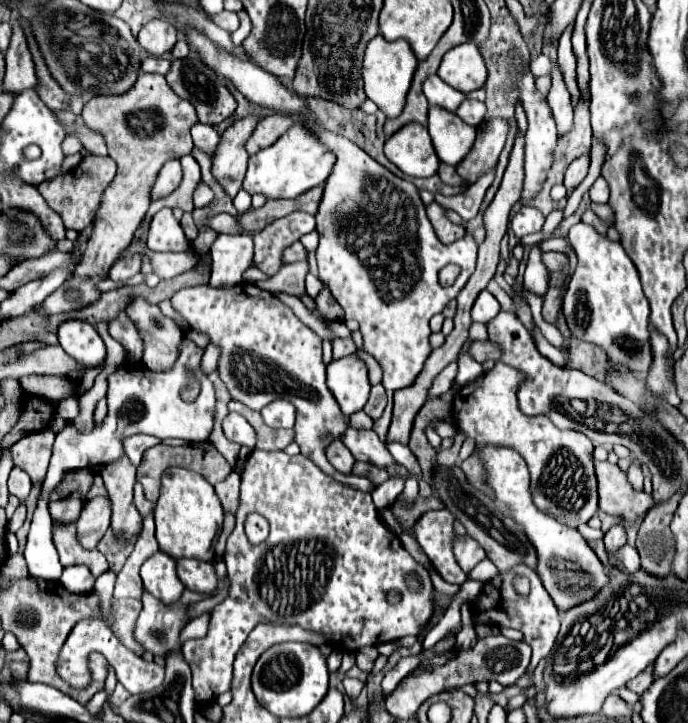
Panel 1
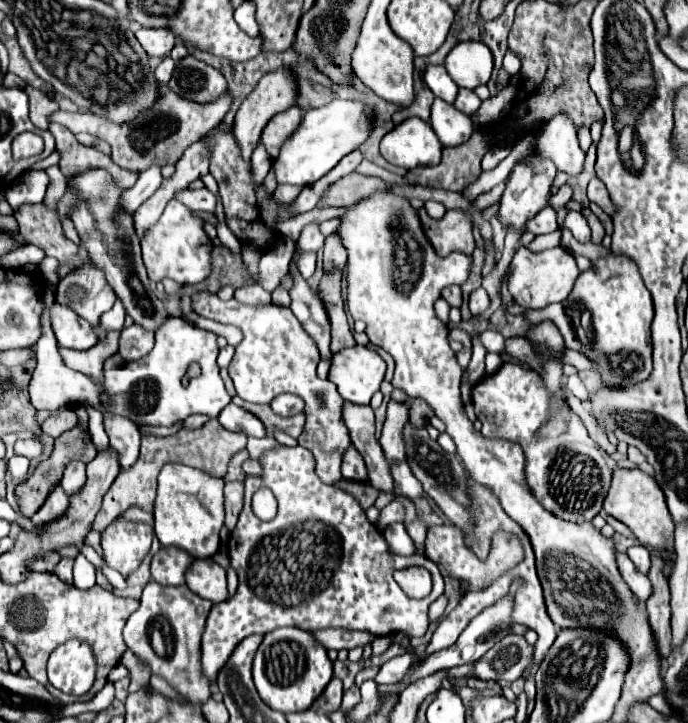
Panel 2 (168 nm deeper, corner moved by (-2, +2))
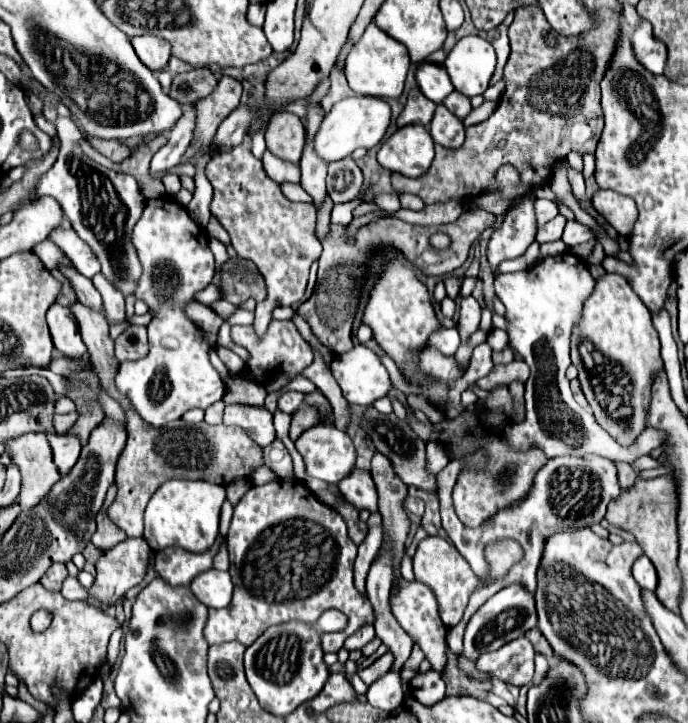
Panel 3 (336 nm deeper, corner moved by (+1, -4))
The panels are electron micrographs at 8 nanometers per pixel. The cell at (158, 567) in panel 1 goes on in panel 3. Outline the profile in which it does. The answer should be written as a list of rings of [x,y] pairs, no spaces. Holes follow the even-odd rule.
[[[219,535],[209,550],[203,554],[191,554],[183,548],[165,548],[155,554],[155,572],[159,578],[167,580],[171,586],[189,586],[191,580],[213,566],[213,558],[218,553],[224,539]]]

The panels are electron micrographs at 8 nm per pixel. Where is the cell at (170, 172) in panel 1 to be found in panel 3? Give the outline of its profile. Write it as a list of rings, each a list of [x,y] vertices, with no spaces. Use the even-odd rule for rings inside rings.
[[[165,174],[161,180],[163,180],[169,196],[175,196],[181,190],[181,182],[179,182],[179,176],[177,174]]]

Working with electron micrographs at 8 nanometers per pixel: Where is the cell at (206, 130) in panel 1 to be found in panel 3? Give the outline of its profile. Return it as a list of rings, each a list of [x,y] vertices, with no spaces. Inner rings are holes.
[[[243,144],[215,154],[205,168],[205,176],[215,190],[211,214],[229,232],[237,256],[255,262],[265,278],[267,298],[257,304],[253,322],[261,336],[271,322],[273,308],[293,306],[303,298],[309,266],[321,256],[321,242],[315,238],[315,206],[283,198],[279,184],[265,174],[261,160]]]

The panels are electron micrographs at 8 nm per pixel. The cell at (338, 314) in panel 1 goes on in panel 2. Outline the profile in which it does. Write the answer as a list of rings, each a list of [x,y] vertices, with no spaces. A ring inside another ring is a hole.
[[[336,232],[326,238],[326,244],[324,244],[324,270],[330,270],[334,266],[344,268],[344,264],[346,264],[346,250],[340,244],[342,242],[338,240]]]

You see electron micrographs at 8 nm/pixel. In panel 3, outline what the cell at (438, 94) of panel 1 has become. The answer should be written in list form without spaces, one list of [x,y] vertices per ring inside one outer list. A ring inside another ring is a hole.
[[[423,62],[419,66],[415,78],[417,78],[417,84],[419,84],[421,92],[435,104],[441,104],[455,90],[443,64]]]

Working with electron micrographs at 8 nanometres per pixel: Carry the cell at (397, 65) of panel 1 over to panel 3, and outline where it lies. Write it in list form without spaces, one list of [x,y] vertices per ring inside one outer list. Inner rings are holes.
[[[371,20],[371,24],[365,28],[359,42],[353,46],[353,50],[347,56],[345,64],[345,76],[353,92],[363,96],[375,96],[375,98],[399,98],[405,86],[405,76],[409,70],[409,54],[407,48],[399,42],[395,42],[391,36],[383,34],[379,26]]]

